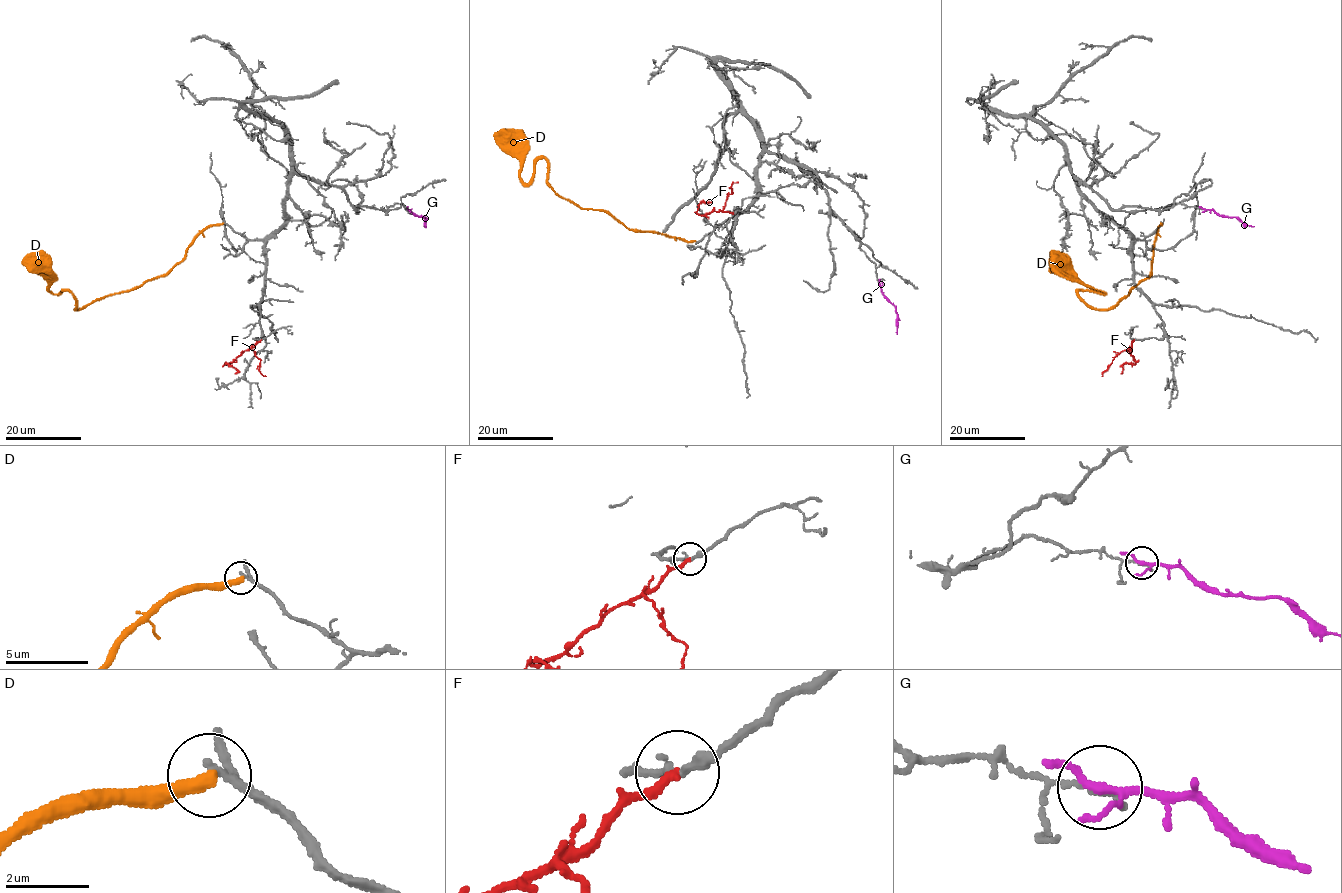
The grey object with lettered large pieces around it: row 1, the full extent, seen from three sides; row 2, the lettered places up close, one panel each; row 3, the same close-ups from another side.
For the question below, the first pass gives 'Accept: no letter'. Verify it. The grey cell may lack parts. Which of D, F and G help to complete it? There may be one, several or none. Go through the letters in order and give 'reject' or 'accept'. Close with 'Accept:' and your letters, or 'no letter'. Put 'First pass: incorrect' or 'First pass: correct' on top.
First pass: correct
D: reject
F: reject
G: reject
Accept: no letter

